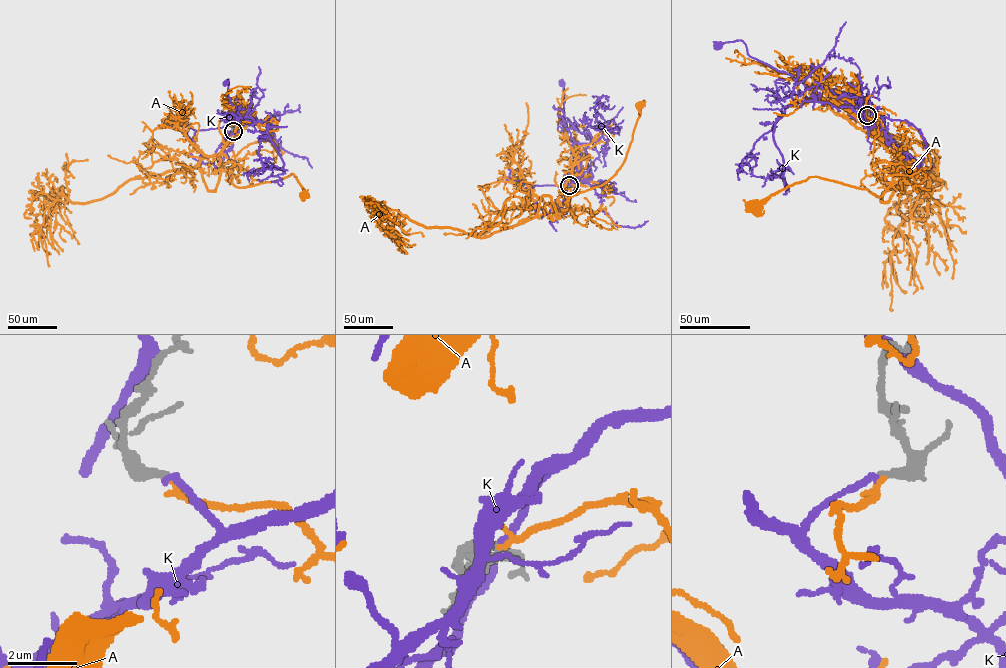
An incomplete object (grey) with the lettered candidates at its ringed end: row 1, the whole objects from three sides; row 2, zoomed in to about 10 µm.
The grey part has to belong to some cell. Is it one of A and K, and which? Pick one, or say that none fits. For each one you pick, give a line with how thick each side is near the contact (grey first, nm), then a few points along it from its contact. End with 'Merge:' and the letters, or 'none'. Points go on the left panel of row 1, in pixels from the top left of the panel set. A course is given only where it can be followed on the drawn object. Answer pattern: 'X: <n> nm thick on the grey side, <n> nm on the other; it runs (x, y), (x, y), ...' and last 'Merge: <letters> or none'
K: 240 nm thick on the grey side, 200 nm on the other; it runs (233, 131), (242, 128), (243, 118), (229, 101), (228, 79), (226, 83)
Merge: K

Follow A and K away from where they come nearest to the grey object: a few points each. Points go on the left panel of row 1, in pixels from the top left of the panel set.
A: (232, 131), (239, 133), (222, 149), (218, 161), (235, 186), (274, 181), (293, 173), (302, 187), (303, 195)
K: (233, 131), (242, 128), (243, 118), (229, 101), (228, 79), (226, 83)

